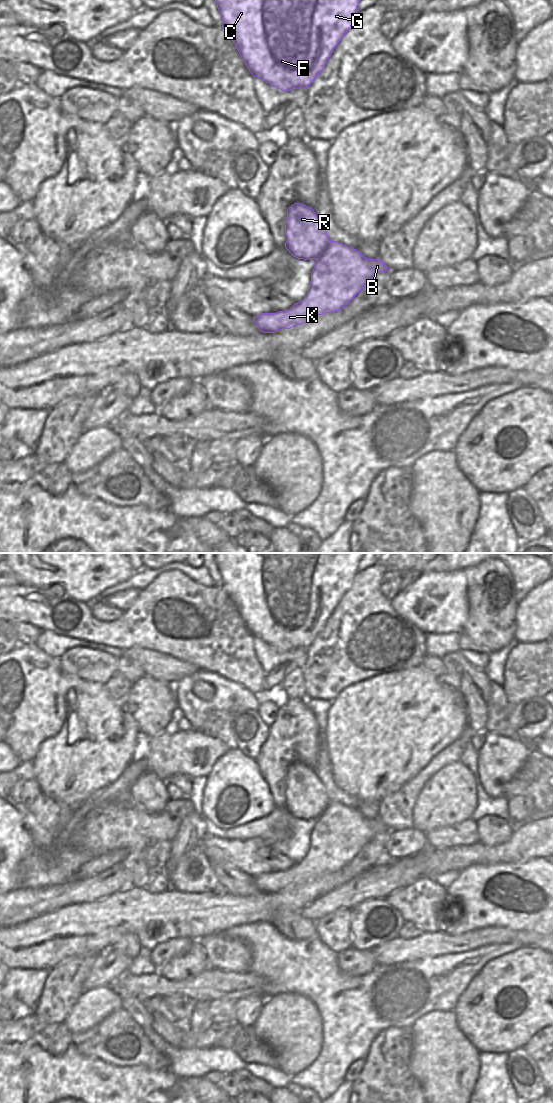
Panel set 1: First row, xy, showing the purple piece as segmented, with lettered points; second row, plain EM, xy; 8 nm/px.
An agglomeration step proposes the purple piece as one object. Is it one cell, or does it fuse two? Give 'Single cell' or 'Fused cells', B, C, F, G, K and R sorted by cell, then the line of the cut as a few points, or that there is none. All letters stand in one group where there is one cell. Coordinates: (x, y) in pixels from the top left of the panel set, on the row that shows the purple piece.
Fused cells. Groups: B K / C F G R. Split along xy (329, 241), (325, 249), (316, 258).

